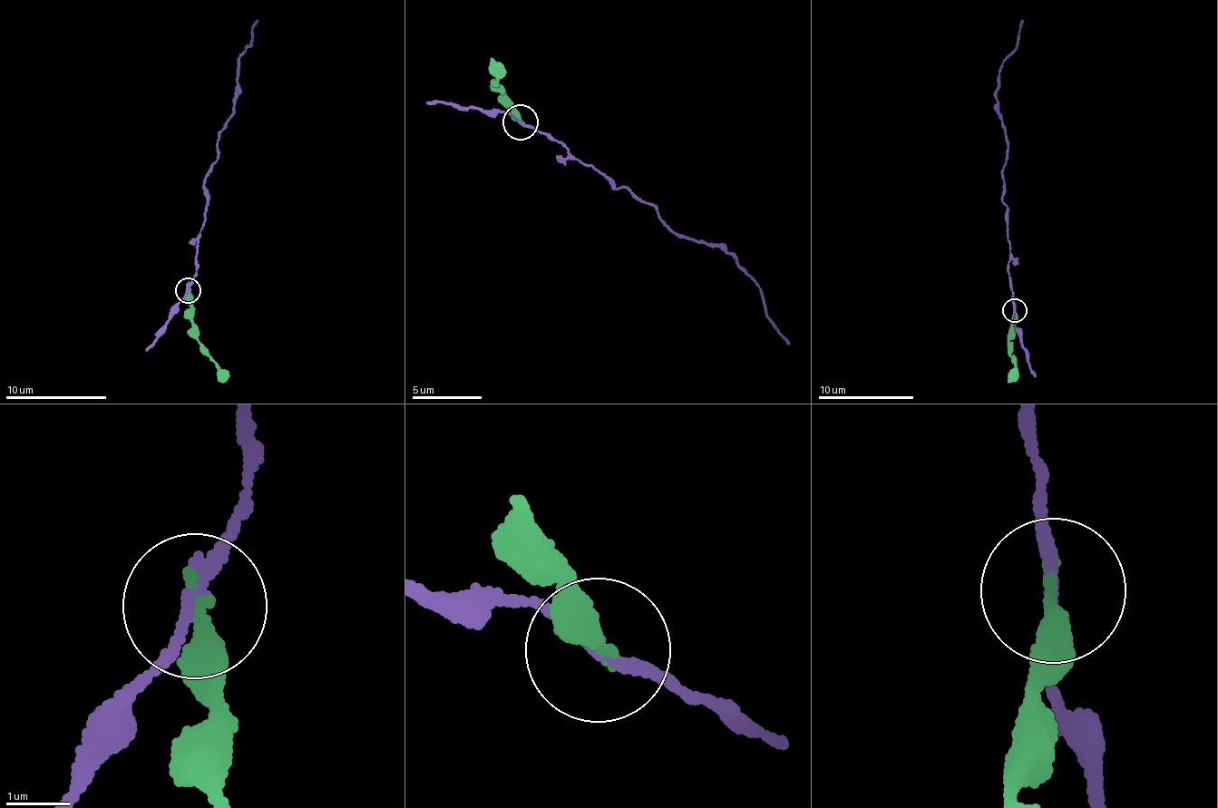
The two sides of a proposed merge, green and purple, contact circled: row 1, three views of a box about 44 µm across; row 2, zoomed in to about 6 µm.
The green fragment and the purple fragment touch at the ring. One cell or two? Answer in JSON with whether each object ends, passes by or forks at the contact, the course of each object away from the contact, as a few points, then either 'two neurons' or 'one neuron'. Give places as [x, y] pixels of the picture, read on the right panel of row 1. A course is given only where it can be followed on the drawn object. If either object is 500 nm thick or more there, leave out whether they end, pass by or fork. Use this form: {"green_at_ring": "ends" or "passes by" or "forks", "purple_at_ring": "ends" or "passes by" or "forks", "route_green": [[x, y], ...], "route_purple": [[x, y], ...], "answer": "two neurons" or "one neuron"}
{"green_at_ring": "ends", "purple_at_ring": "passes by", "route_green": [[1014, 311], [1008, 354], [1016, 365], [1008, 377]], "route_purple": [[1014, 311], [1002, 177], [1007, 149], [996, 89], [1002, 62], [1016, 47], [1023, 19]], "answer": "two neurons"}

